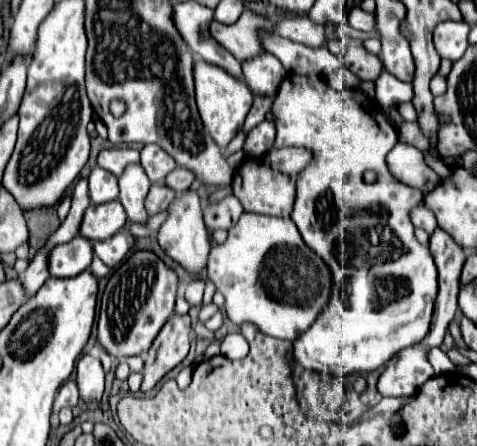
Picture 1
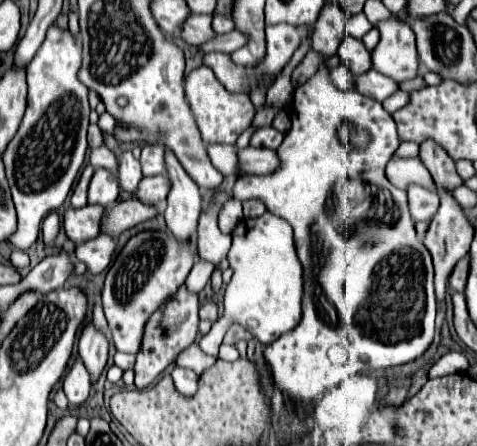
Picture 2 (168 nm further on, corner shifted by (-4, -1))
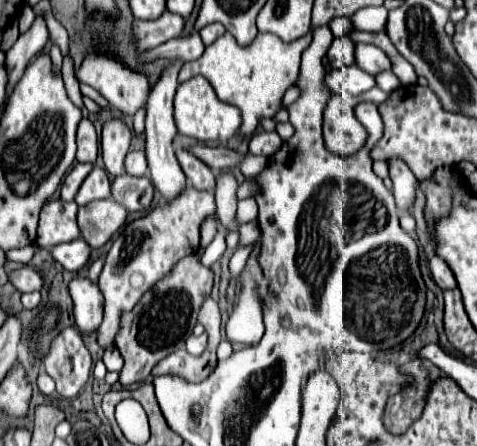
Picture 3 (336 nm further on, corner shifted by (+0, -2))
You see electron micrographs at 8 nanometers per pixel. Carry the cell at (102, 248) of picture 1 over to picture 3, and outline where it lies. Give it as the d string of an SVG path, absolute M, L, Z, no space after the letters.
M77 238L73 242L67 242L67 244L57 244L49 250L49 254L53 256L55 262L59 262L65 270L69 272L75 272L75 270L81 270L87 260L89 260L89 254L91 254L91 248L87 248L87 242L83 238Z

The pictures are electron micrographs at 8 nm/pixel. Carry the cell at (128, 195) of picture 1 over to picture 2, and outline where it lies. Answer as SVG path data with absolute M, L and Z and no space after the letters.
M131 151L123 153L119 159L119 185L123 191L135 195L141 179L143 179L143 171L141 171L141 163L131 155Z

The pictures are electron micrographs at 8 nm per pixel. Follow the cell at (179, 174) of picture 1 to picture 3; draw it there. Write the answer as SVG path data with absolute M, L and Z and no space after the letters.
M117 176L111 182L111 200L125 206L127 212L139 212L147 210L153 200L153 184L147 176L135 178L135 176Z

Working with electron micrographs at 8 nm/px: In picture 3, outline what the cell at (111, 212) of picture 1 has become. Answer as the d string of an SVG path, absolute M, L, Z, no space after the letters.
M61 198L47 200L39 212L37 244L51 250L55 244L79 238L79 228L75 224L77 208L75 202L65 202Z

